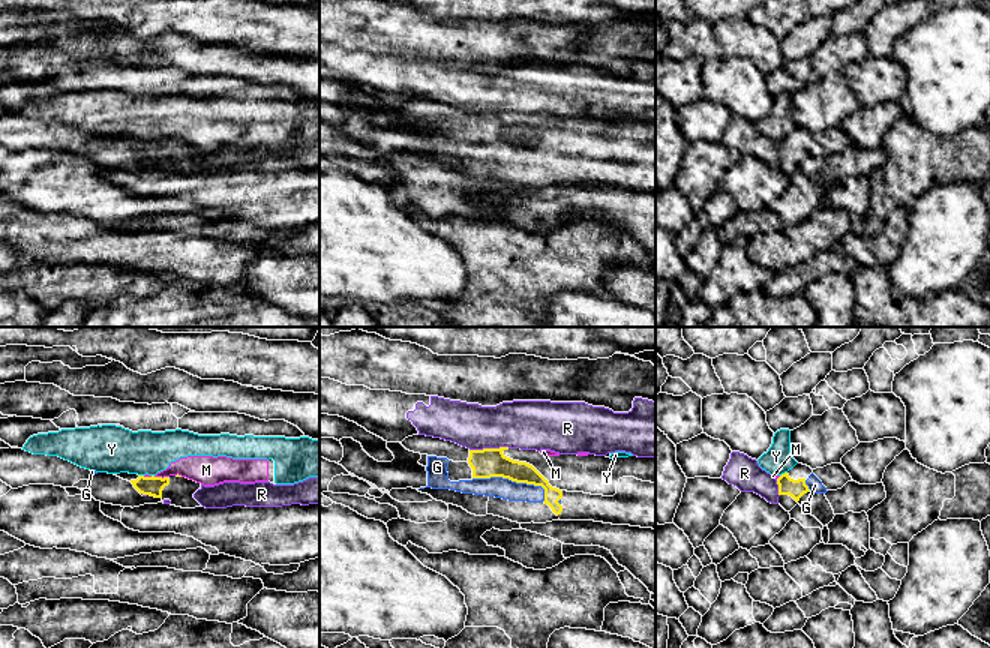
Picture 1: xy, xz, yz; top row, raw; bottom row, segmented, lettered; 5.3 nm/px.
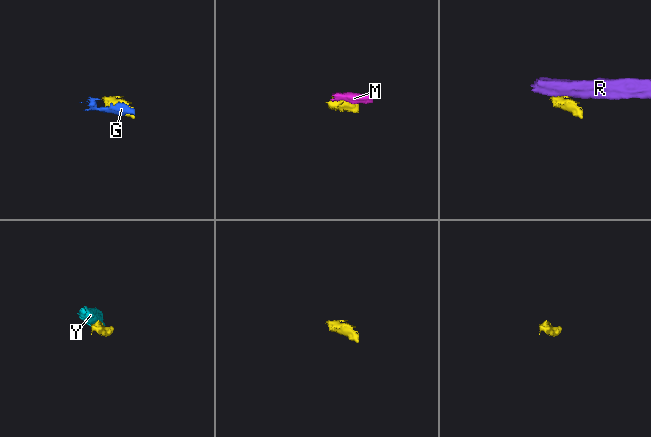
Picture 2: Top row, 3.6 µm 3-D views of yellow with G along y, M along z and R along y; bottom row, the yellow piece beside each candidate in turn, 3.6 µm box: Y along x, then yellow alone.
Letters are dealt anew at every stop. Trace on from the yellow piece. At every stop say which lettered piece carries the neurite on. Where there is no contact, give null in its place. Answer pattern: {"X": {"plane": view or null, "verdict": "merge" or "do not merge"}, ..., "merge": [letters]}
{"G": {"plane": "xz", "verdict": "merge"}, "M": {"plane": "xy", "verdict": "do not merge"}, "R": {"plane": "xz", "verdict": "do not merge"}, "Y": {"plane": "yz", "verdict": "do not merge"}, "merge": ["G"]}

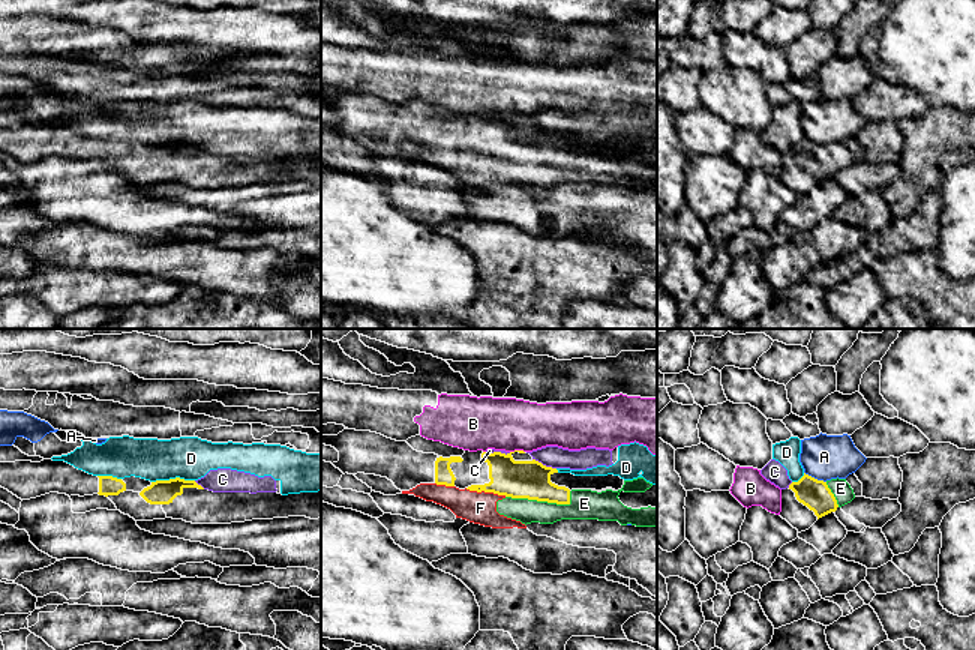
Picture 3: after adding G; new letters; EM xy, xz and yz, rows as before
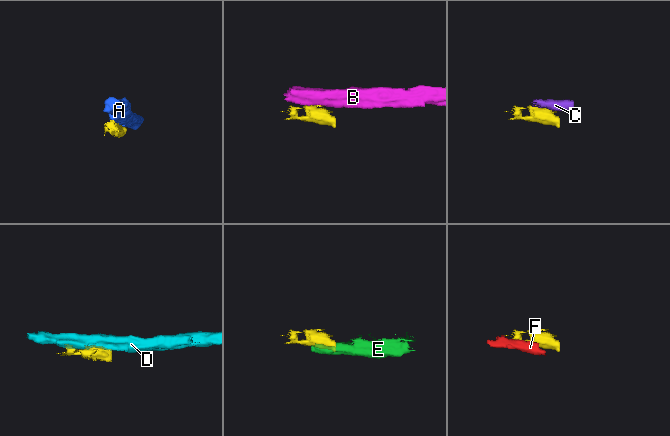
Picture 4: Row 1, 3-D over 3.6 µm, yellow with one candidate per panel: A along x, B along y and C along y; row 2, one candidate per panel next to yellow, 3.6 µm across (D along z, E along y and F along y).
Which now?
{"A": {"plane": "yz", "verdict": "do not merge"}, "B": {"plane": "xz", "verdict": "do not merge"}, "C": {"plane": "xz", "verdict": "do not merge"}, "D": {"plane": "xy", "verdict": "do not merge"}, "E": {"plane": "xz", "verdict": "merge"}, "F": {"plane": "xz", "verdict": "merge"}, "merge": ["E", "F"]}

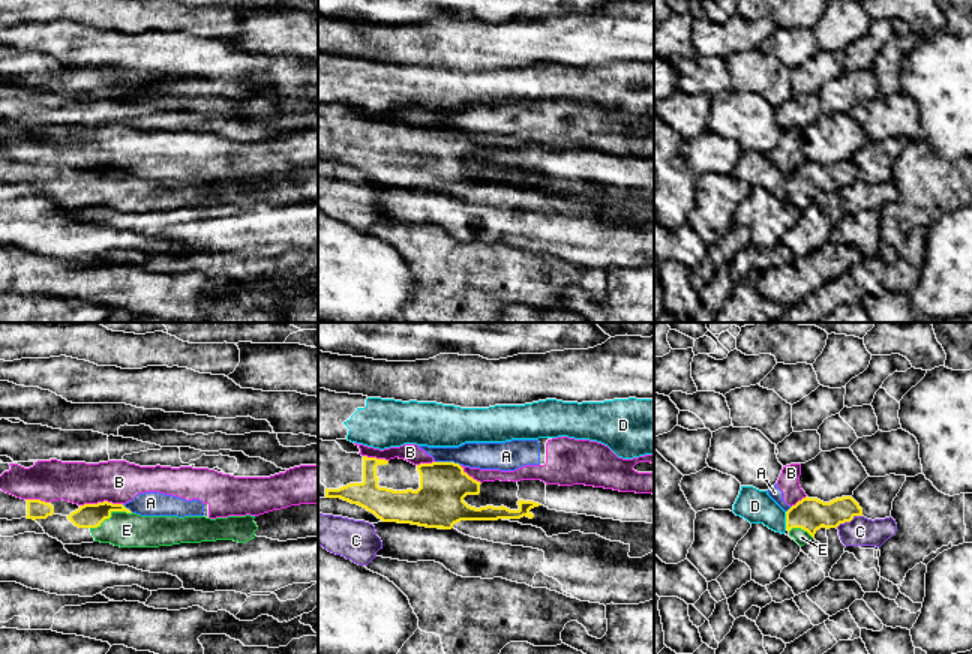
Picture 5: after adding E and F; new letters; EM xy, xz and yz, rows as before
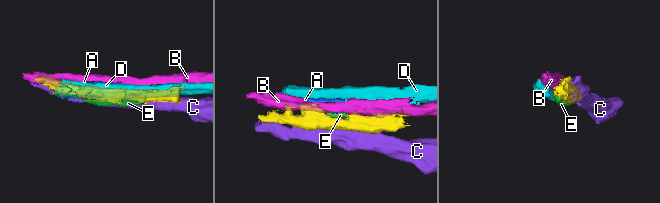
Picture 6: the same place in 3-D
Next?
{"A": {"plane": "xz", "verdict": "do not merge"}, "B": {"plane": "xy", "verdict": "do not merge"}, "C": {"plane": "yz", "verdict": "do not merge"}, "D": {"plane": "yz", "verdict": "do not merge"}, "E": {"plane": "xy", "verdict": "merge"}, "merge": ["E"]}

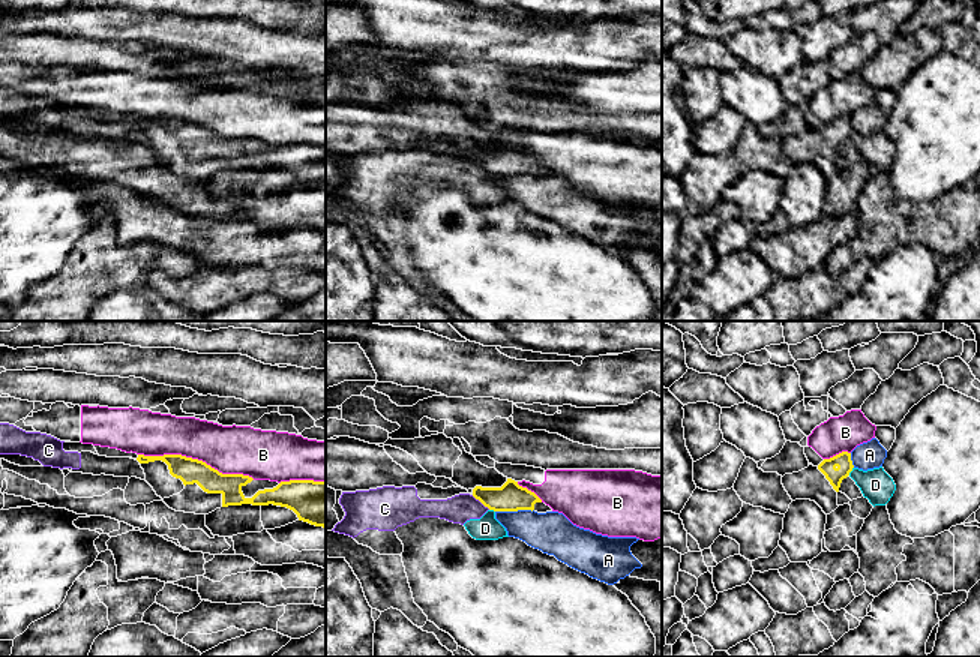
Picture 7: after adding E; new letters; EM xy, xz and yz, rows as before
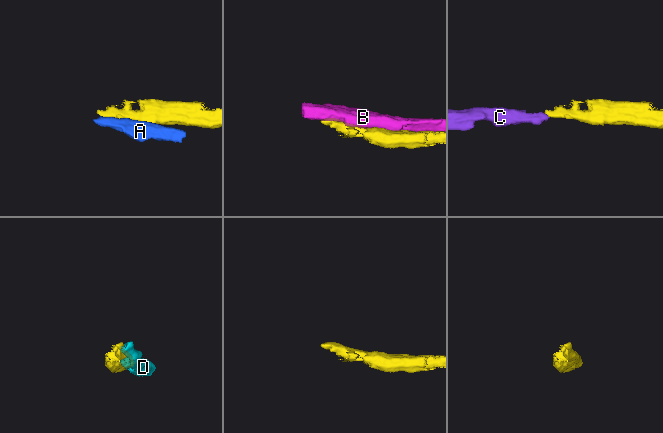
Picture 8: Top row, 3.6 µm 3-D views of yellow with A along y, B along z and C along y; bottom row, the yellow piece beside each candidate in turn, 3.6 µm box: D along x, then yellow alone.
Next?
{"A": {"plane": "xz", "verdict": "do not merge"}, "B": {"plane": "xy", "verdict": "do not merge"}, "C": {"plane": "xz", "verdict": "do not merge"}, "D": {"plane": "yz", "verdict": "do not merge"}, "merge": []}

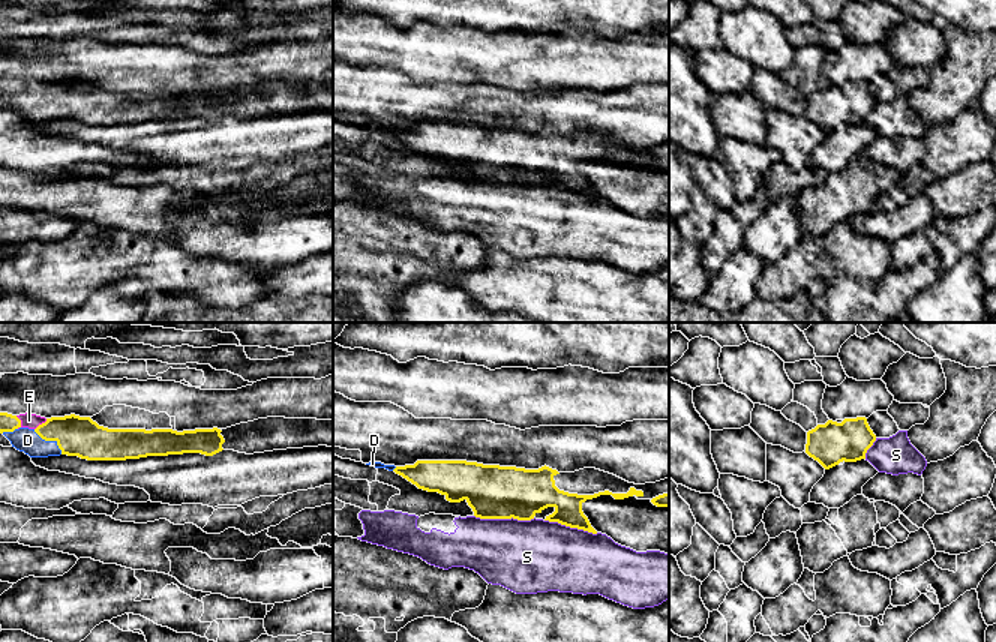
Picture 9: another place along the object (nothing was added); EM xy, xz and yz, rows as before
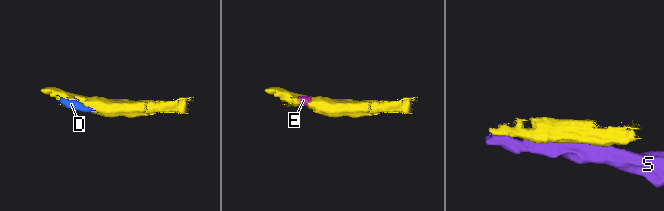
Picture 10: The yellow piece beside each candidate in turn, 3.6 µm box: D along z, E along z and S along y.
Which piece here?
{"D": {"plane": "xy", "verdict": "merge"}, "E": {"plane": "xy", "verdict": "merge"}, "S": {"plane": "xz", "verdict": "do not merge"}, "merge": ["D", "E"]}

